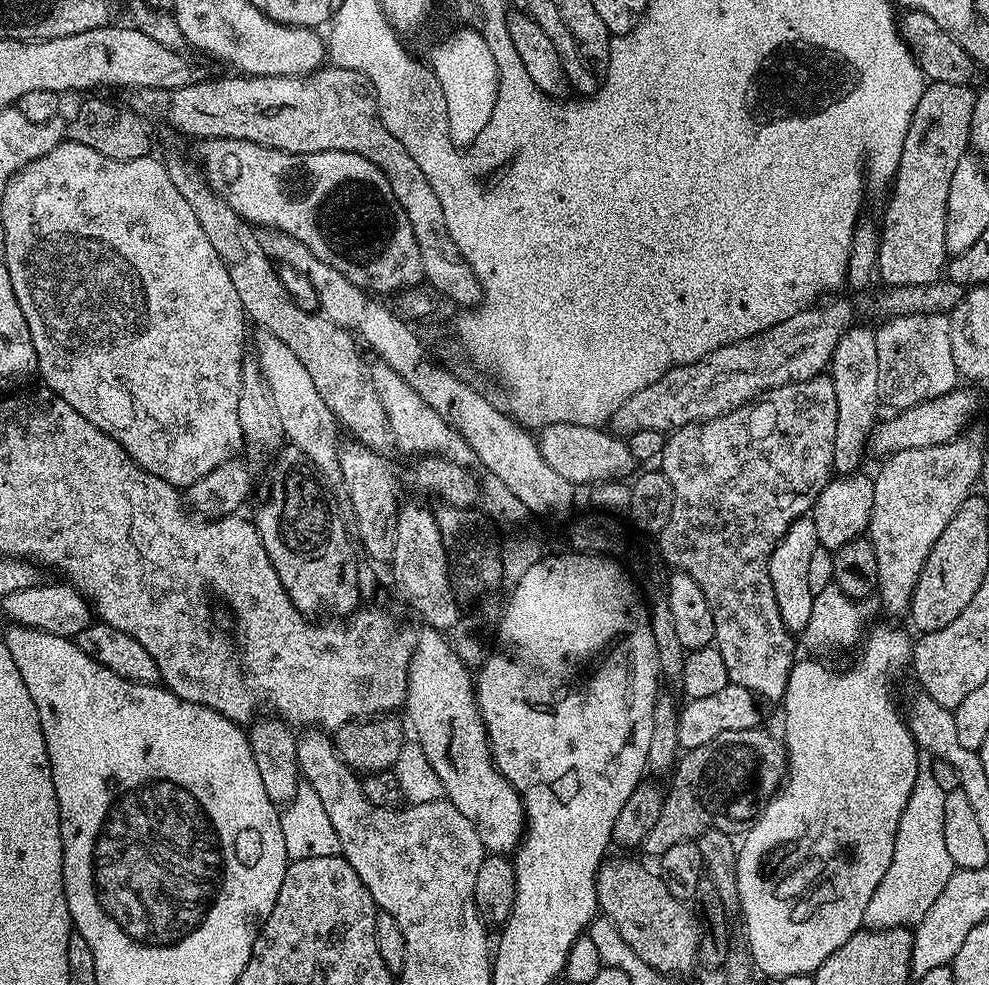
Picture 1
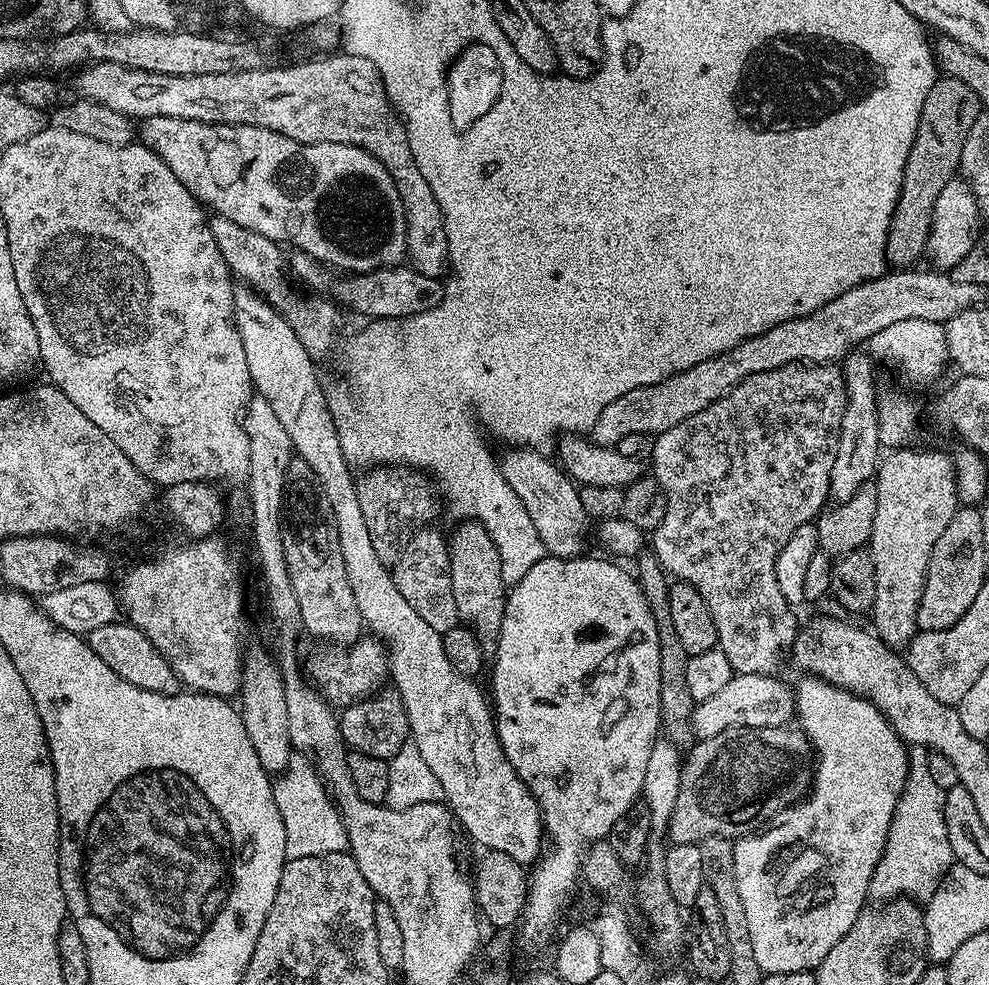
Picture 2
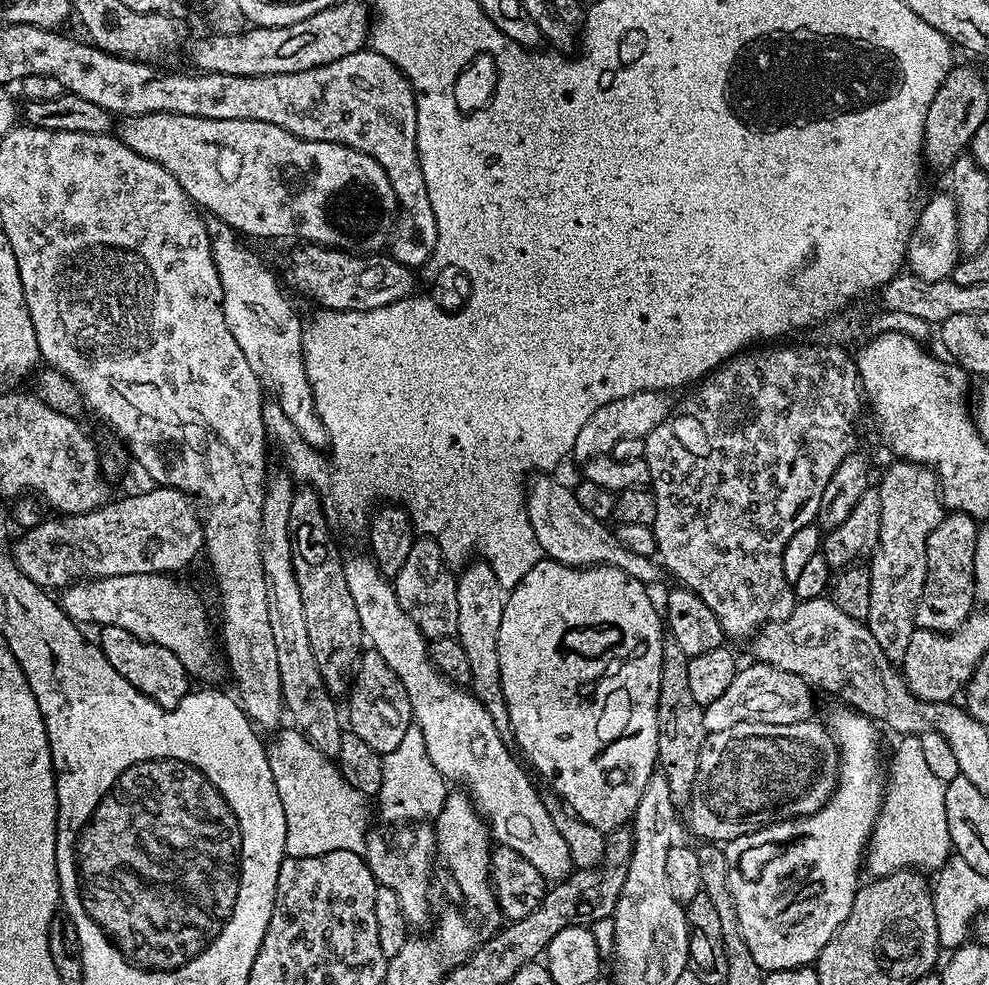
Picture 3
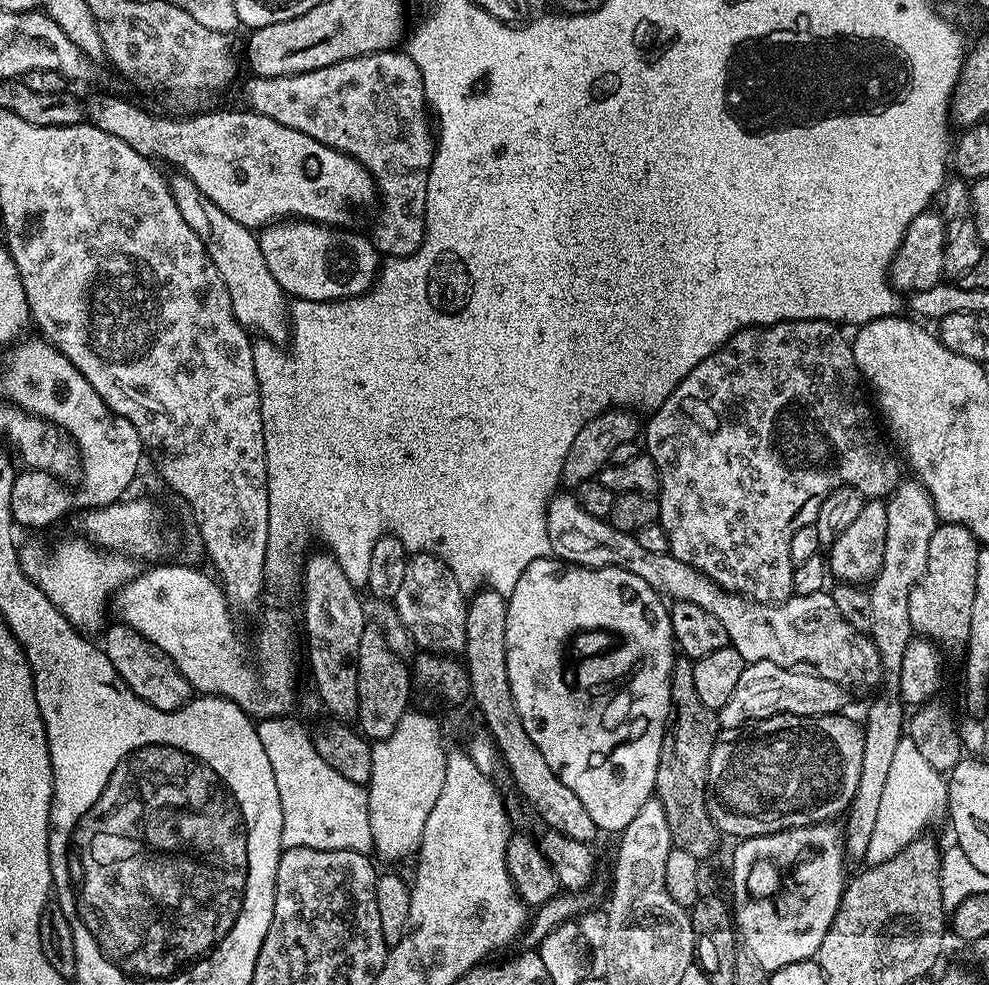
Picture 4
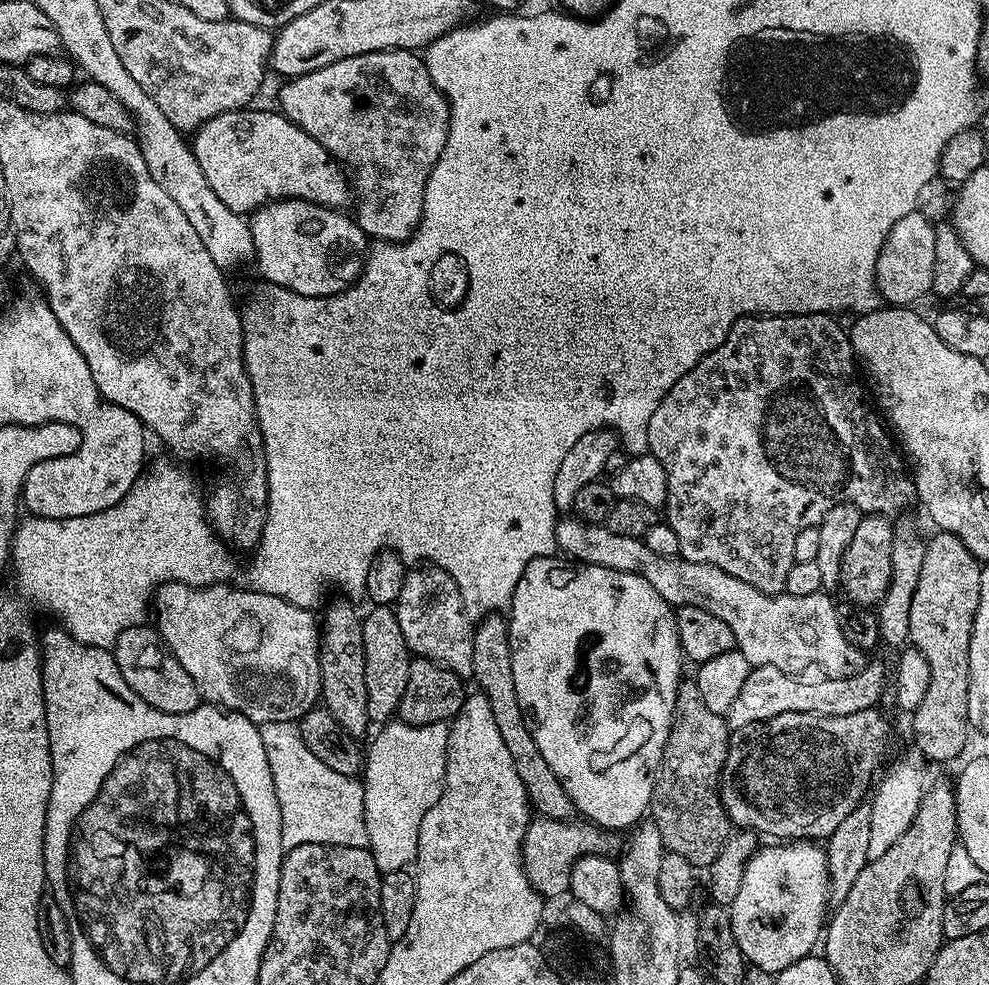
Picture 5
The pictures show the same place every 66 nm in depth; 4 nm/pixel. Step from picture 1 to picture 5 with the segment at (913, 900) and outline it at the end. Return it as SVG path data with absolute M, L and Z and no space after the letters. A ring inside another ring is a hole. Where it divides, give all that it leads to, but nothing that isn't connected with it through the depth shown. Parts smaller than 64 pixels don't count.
M909 750L888 773L883 773L884 781L880 785L875 785L874 791L870 796L870 848L869 860L874 858L882 858L882 854L886 854L886 850L890 850L890 846L894 846L894 842L898 842L898 838L902 838L902 834L906 834L906 830L910 830L910 826L914 822L914 814L918 814L918 806L922 802L926 789L929 787L928 768L922 753L915 750Z

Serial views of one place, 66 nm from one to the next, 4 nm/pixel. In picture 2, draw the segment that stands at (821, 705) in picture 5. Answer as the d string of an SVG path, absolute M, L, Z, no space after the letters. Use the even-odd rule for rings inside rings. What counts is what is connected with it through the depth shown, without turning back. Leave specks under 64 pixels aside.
M733 674L723 690L697 703L692 715L693 737L705 740L731 728L783 728L791 725L796 714L796 698L791 687L787 688L776 679L780 678L775 675Z

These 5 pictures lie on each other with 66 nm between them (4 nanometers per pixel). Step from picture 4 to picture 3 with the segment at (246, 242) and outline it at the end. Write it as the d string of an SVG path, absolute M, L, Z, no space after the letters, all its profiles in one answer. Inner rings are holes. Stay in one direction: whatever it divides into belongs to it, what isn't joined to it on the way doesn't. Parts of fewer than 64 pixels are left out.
M215 218L207 221L208 237L212 247L214 266L222 282L224 321L234 334L234 342L246 354L250 370L259 378L261 385L274 395L274 403L290 418L294 430L302 434L304 441L317 450L328 448L326 426L316 413L316 403L304 365L304 330L300 316L292 309L286 293L280 289L275 276L260 261L256 252L251 252L245 241L226 222Z

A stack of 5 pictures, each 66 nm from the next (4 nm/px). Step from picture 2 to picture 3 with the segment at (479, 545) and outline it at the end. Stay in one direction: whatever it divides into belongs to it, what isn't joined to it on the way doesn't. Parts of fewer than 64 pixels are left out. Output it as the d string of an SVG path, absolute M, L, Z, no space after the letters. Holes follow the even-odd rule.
M472 562L459 573L456 581L458 590L458 630L456 636L460 645L466 650L466 658L470 661L472 682L470 691L482 702L486 714L494 721L494 730L505 742L512 740L510 714L506 706L506 698L502 692L502 666L498 662L498 630L502 630L502 614L506 610L509 589L498 582L498 574L489 564Z

